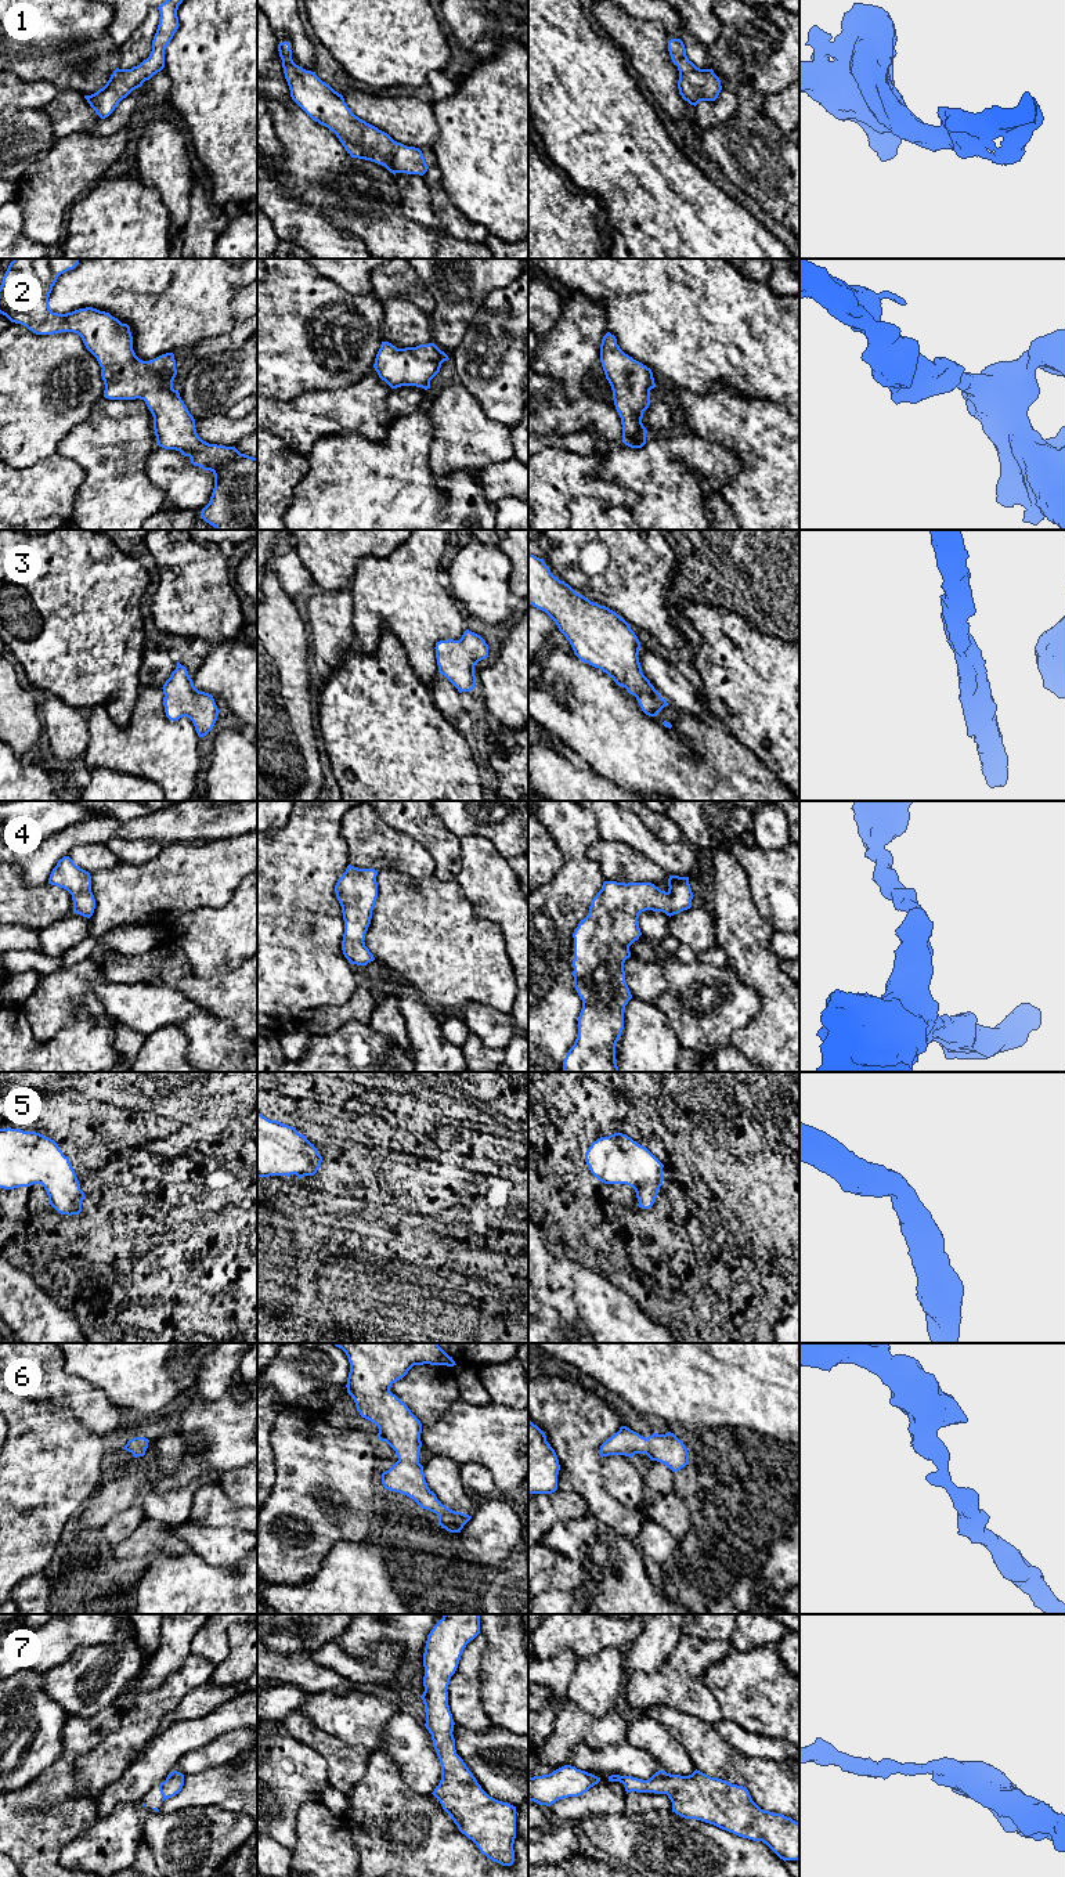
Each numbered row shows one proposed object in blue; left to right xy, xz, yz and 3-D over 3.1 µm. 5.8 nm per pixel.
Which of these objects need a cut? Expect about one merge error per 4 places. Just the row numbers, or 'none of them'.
none of them

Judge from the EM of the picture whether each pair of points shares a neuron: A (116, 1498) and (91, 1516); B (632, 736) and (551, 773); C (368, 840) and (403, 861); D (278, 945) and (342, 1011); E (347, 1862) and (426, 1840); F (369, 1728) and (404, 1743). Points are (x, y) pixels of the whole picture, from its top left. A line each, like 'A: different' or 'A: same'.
A: same
B: different
C: same
D: different
E: different
F: different

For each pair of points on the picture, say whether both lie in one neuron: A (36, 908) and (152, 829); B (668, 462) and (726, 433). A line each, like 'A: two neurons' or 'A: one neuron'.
A: two neurons
B: two neurons

